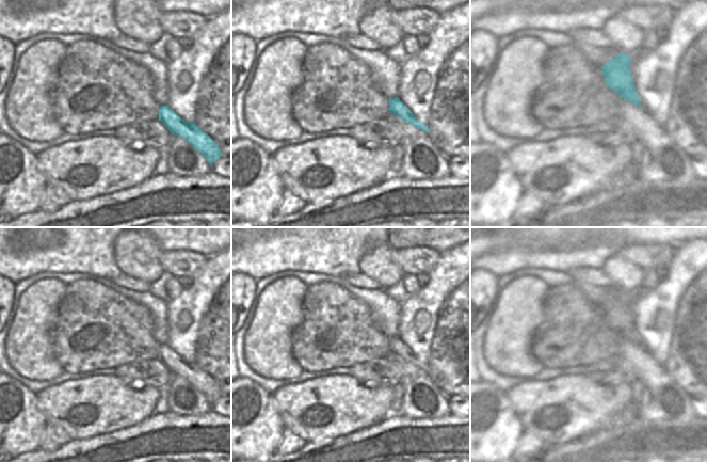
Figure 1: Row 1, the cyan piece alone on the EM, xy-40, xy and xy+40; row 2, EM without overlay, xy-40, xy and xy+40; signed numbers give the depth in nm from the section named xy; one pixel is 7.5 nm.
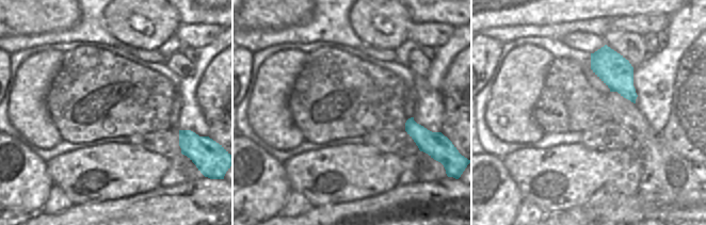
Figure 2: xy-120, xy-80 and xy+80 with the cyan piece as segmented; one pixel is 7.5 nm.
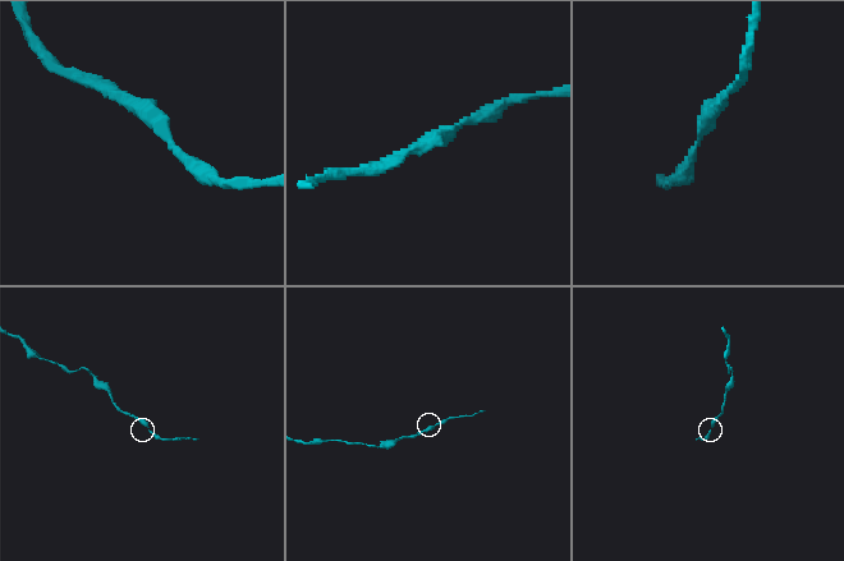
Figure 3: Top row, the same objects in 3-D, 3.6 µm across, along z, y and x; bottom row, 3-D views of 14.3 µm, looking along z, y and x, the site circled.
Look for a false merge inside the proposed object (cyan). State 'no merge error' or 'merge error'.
no merge error

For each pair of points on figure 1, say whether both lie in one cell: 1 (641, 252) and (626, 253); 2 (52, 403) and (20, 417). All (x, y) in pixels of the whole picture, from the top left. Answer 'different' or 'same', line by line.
1: same
2: different

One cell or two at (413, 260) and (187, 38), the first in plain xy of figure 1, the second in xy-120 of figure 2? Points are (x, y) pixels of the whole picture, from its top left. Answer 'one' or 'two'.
one

